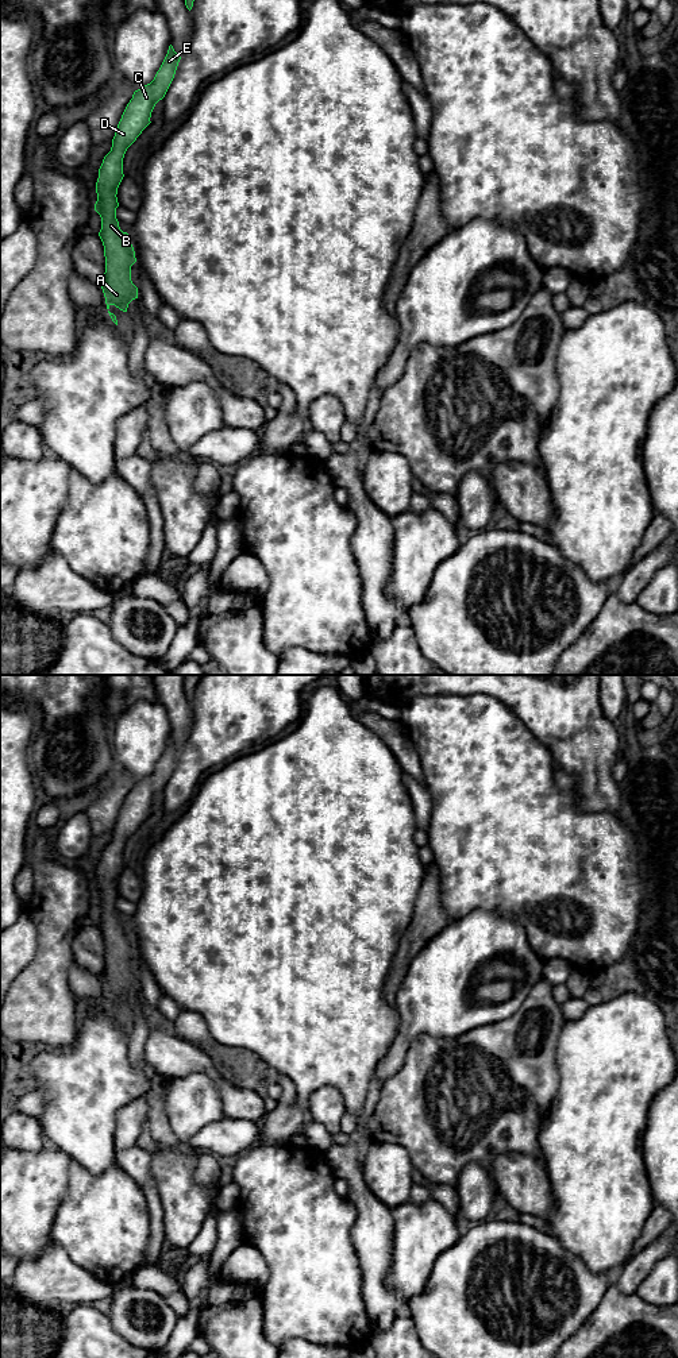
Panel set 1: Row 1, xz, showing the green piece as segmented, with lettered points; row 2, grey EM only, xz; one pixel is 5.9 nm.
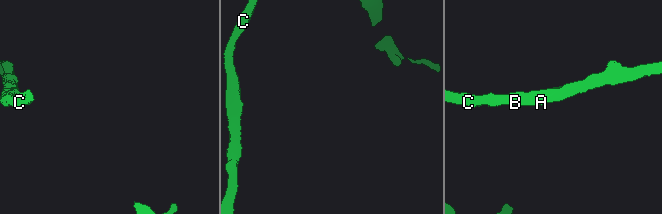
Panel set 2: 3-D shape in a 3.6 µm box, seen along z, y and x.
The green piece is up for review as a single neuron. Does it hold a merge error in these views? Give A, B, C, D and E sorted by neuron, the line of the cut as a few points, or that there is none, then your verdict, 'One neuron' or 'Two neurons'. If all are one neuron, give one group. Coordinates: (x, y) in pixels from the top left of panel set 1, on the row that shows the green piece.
Groups: A B C D E. No split. One neuron

